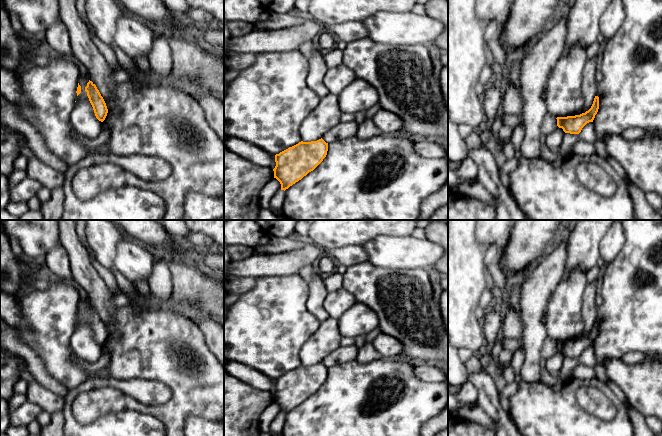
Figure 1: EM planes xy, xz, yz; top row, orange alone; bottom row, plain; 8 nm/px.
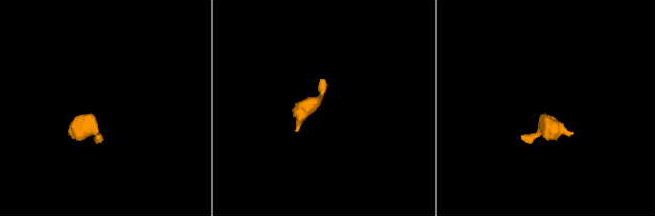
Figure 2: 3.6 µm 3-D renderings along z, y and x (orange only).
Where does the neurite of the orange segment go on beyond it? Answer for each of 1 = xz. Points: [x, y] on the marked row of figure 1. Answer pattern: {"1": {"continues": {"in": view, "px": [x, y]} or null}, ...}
{"1": {"continues": null}}

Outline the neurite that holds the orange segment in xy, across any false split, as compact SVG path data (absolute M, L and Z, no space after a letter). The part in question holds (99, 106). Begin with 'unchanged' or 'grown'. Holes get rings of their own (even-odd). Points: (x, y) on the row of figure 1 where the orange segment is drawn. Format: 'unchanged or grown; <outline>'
unchanged; M89 80L87 86L85 87L85 91L87 92L87 96L93 107L96 118L103 122L107 116L108 109L99 90L97 89L96 85Z

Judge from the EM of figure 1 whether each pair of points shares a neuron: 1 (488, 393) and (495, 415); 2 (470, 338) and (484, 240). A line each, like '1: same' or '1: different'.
1: same
2: different

